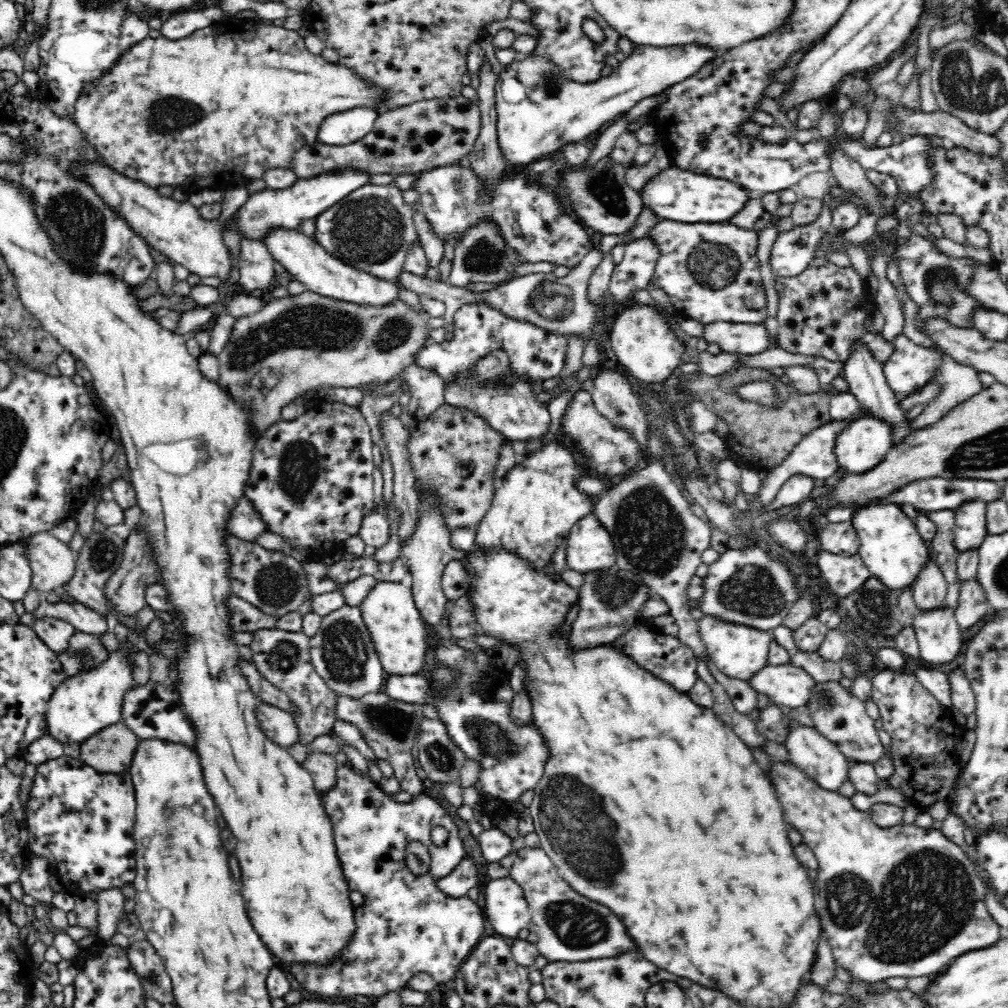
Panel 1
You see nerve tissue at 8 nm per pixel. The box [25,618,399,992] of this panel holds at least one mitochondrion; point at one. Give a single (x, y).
(169, 815)

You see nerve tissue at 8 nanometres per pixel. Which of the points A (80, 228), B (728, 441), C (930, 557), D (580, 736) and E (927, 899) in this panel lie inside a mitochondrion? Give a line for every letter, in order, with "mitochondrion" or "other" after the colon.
A: mitochondrion
B: other
C: other
D: other
E: mitochondrion

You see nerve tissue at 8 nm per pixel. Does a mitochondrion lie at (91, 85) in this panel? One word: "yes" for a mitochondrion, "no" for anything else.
no

